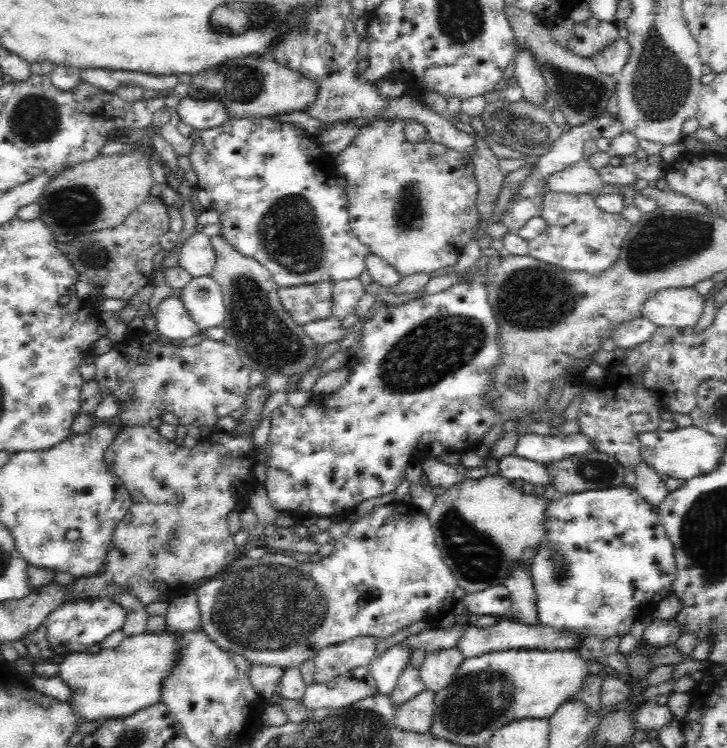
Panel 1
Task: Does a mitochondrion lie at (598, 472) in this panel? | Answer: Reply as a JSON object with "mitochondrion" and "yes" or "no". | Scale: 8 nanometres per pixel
{"mitochondrion":"yes"}

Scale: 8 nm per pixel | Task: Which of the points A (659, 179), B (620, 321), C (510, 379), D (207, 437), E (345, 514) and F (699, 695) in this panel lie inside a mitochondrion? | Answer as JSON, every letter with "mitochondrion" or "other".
{"A":"other","B":"other","C":"other","D":"other","E":"other","F":"other"}

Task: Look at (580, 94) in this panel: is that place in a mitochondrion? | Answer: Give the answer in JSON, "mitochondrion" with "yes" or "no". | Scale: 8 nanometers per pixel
{"mitochondrion":"yes"}

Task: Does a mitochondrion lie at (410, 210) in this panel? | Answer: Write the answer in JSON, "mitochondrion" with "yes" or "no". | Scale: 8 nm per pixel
{"mitochondrion":"yes"}

